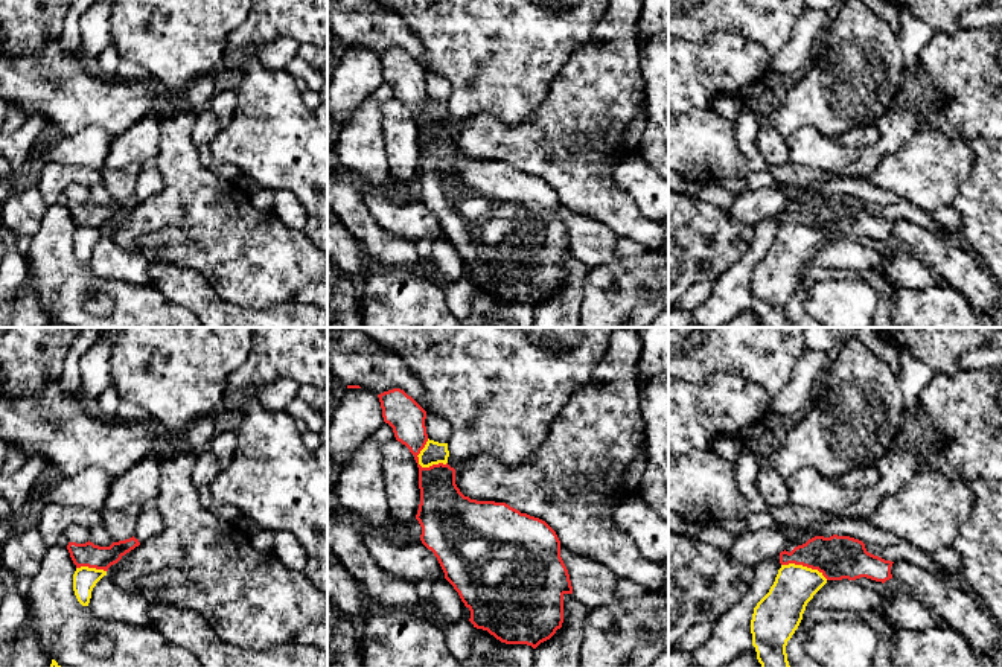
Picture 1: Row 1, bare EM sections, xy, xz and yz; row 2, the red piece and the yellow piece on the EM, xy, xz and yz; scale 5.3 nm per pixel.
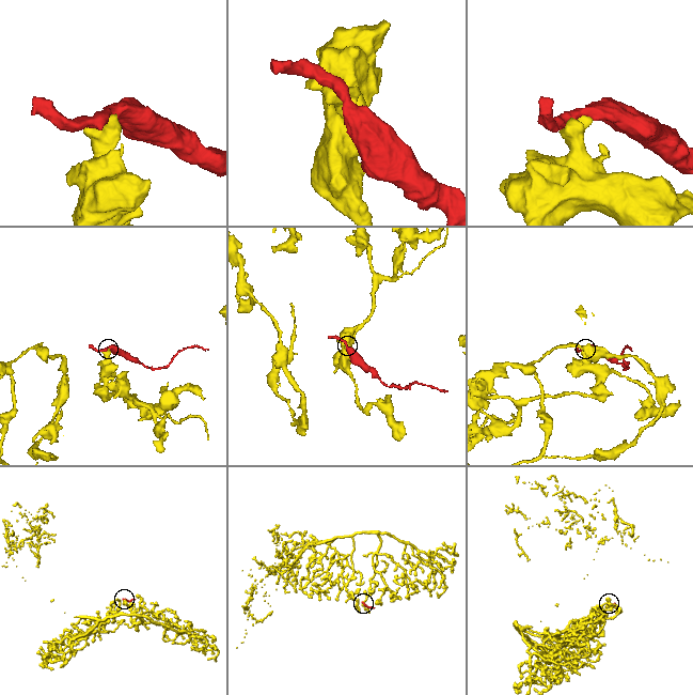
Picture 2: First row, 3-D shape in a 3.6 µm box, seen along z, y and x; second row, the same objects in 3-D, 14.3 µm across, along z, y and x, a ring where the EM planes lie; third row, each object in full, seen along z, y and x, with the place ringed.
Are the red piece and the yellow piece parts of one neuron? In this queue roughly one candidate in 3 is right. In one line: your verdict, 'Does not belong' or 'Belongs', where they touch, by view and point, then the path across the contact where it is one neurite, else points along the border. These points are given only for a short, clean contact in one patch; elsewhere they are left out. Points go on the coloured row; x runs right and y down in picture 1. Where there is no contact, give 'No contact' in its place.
Does not belong. Touches red at xz (419, 465)

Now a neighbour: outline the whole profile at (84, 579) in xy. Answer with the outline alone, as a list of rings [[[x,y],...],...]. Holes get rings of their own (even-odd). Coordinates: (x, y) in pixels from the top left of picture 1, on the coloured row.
[[[88,566],[76,568],[73,574],[73,591],[82,606],[88,606],[91,591],[104,576],[107,576],[107,571],[104,570]]]

